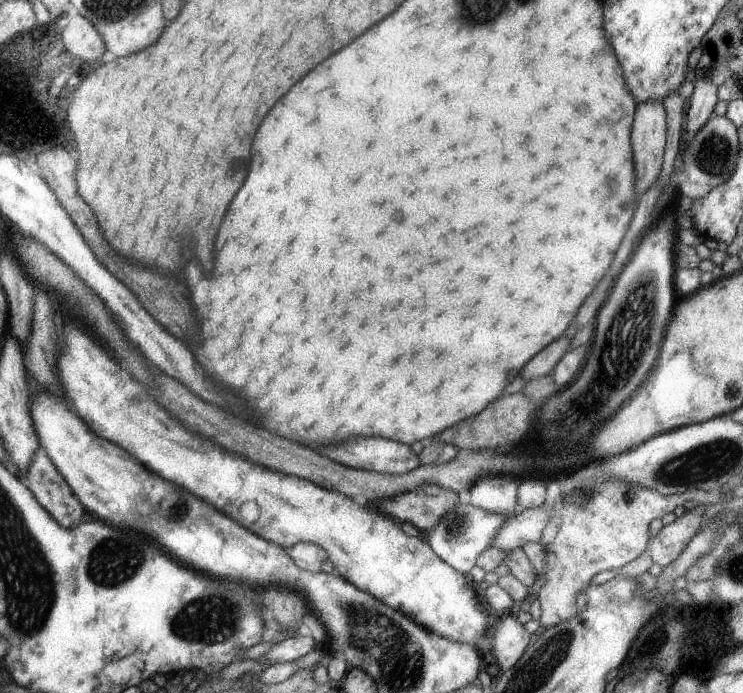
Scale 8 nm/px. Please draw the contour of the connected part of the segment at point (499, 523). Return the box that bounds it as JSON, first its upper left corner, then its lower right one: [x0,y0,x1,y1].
[428,502,512,573]

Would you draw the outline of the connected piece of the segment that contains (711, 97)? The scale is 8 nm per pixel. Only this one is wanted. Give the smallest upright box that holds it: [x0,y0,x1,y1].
[684,80,719,143]

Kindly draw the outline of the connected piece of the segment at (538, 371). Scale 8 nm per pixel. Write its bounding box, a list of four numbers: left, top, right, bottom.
[518,336,570,381]

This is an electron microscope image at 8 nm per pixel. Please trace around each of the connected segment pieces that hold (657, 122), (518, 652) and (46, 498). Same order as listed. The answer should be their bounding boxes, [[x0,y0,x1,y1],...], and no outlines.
[[631,101,666,198],[488,613,532,671],[20,448,88,530]]

